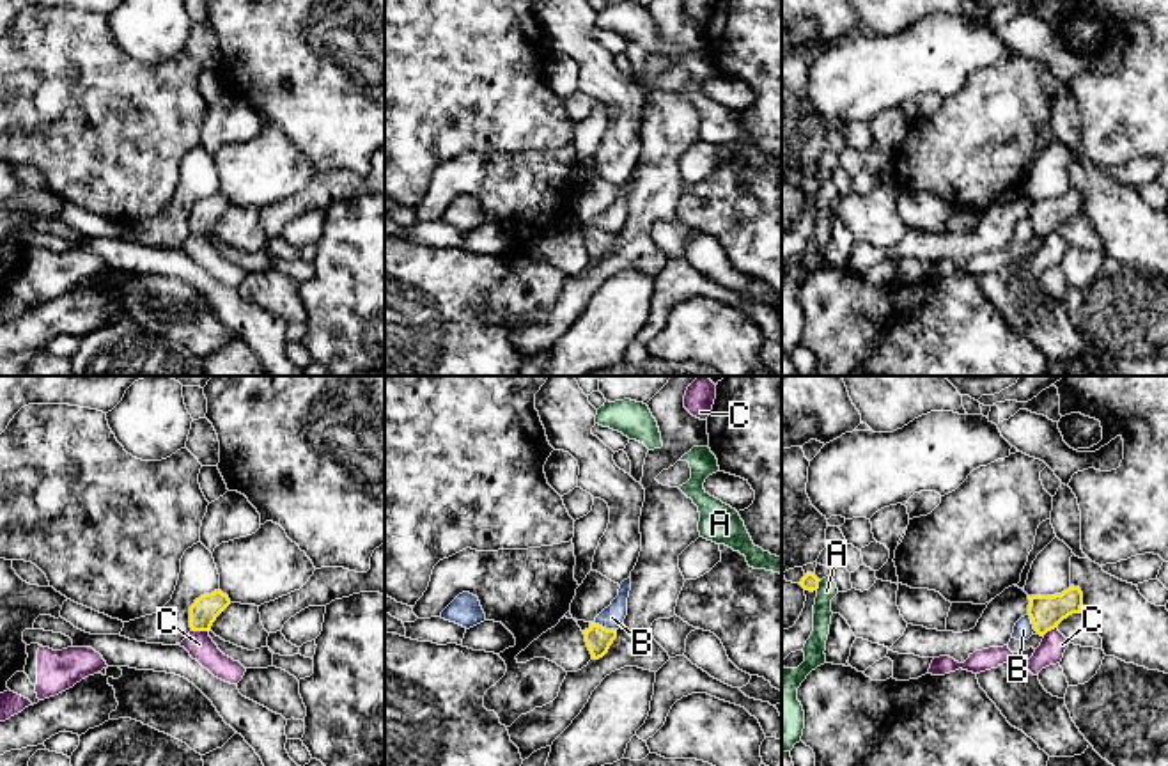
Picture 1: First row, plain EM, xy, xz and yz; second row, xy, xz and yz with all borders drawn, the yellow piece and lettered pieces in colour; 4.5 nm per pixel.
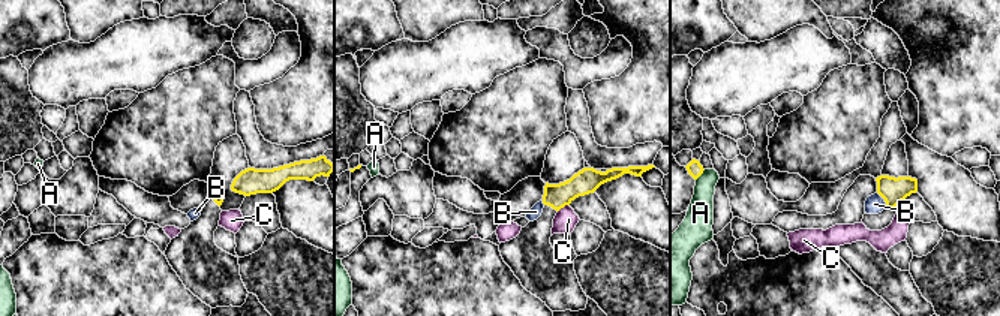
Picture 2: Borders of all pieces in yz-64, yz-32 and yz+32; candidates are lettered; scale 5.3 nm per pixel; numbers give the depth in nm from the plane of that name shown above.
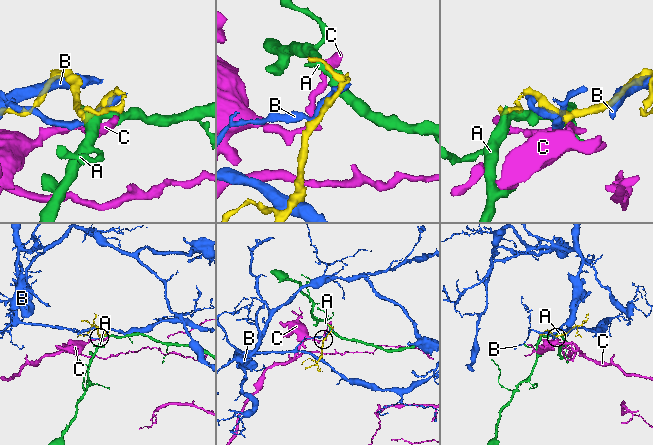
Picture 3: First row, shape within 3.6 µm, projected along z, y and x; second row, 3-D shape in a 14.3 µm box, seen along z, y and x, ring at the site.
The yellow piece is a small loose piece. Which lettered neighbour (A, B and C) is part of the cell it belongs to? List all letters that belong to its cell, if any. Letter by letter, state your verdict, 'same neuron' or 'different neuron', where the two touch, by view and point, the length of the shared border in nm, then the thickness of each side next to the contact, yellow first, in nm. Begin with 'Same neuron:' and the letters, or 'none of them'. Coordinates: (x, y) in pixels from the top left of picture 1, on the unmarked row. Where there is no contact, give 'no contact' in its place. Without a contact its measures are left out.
Same neuron: none of them
A: different neuron | yz (817, 188) | 50 nm | 80/90 nm
B: different neuron | xz (605, 231) | 110 nm | 120/110 nm
C: different neuron | xy (201, 233) | 80 nm | 120/120 nm

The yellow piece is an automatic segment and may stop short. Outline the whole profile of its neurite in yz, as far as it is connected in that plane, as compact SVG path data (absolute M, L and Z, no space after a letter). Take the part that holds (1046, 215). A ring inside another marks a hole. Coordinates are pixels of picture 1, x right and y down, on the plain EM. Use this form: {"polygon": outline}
{"polygon": "M1071 188L1062 197L1055 199L1028 199L1028 218L1033 232L1044 239L1047 234L1058 231L1058 227L1072 216L1081 216L1083 195L1079 190Z"}

